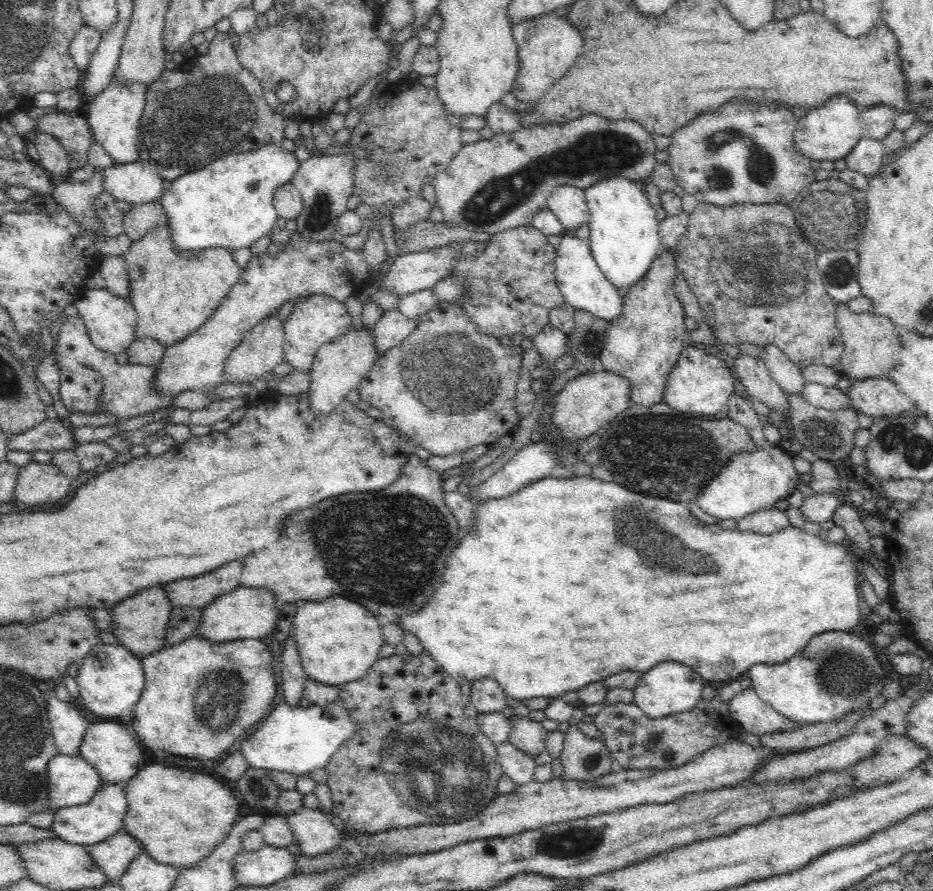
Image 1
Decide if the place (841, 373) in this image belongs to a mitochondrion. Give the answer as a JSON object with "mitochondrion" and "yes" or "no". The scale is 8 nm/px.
{"mitochondrion":"no"}

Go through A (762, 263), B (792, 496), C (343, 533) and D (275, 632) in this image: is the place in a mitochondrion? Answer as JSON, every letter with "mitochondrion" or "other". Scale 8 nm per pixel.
{"A":"mitochondrion","B":"other","C":"mitochondrion","D":"other"}

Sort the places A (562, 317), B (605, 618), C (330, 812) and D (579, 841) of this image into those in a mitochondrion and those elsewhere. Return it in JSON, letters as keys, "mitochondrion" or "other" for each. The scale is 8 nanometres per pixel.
{"A":"other","B":"other","C":"other","D":"mitochondrion"}

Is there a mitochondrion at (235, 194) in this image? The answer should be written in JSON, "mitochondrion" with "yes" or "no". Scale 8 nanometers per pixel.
{"mitochondrion":"no"}

